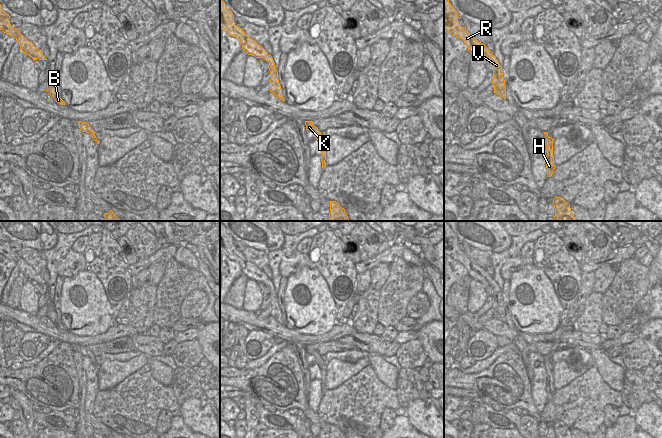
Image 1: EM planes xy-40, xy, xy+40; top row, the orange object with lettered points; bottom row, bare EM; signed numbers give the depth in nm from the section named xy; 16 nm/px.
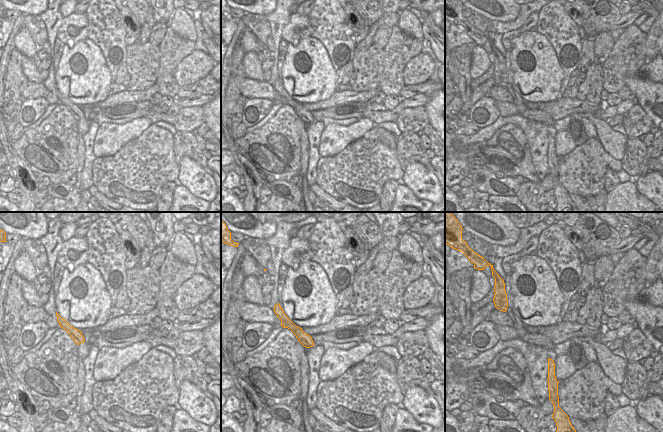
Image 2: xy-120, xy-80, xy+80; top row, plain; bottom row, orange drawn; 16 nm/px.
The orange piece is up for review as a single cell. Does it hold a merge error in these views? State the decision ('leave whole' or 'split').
leave whole

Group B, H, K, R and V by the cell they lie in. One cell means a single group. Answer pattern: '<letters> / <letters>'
B H K R V

